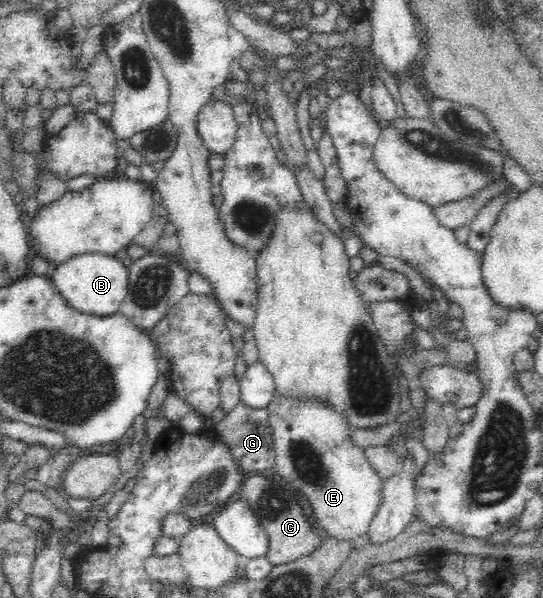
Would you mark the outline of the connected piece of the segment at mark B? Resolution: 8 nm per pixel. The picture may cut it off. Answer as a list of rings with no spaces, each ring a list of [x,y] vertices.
[[[86,253],[62,262],[48,276],[58,293],[72,308],[89,315],[108,316],[118,313],[127,297],[128,269],[115,256],[102,253]]]

